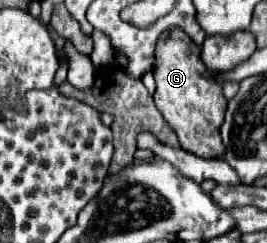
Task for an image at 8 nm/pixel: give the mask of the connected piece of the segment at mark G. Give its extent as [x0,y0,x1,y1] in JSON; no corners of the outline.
[154,31,226,159]

